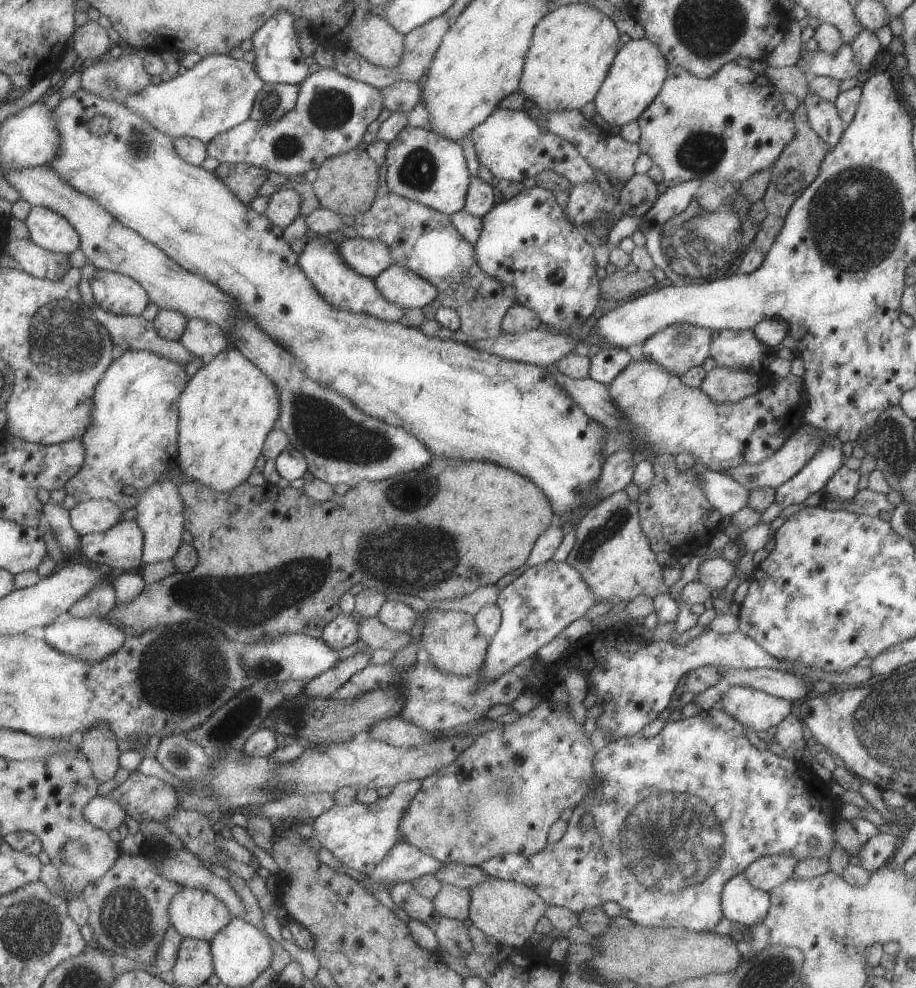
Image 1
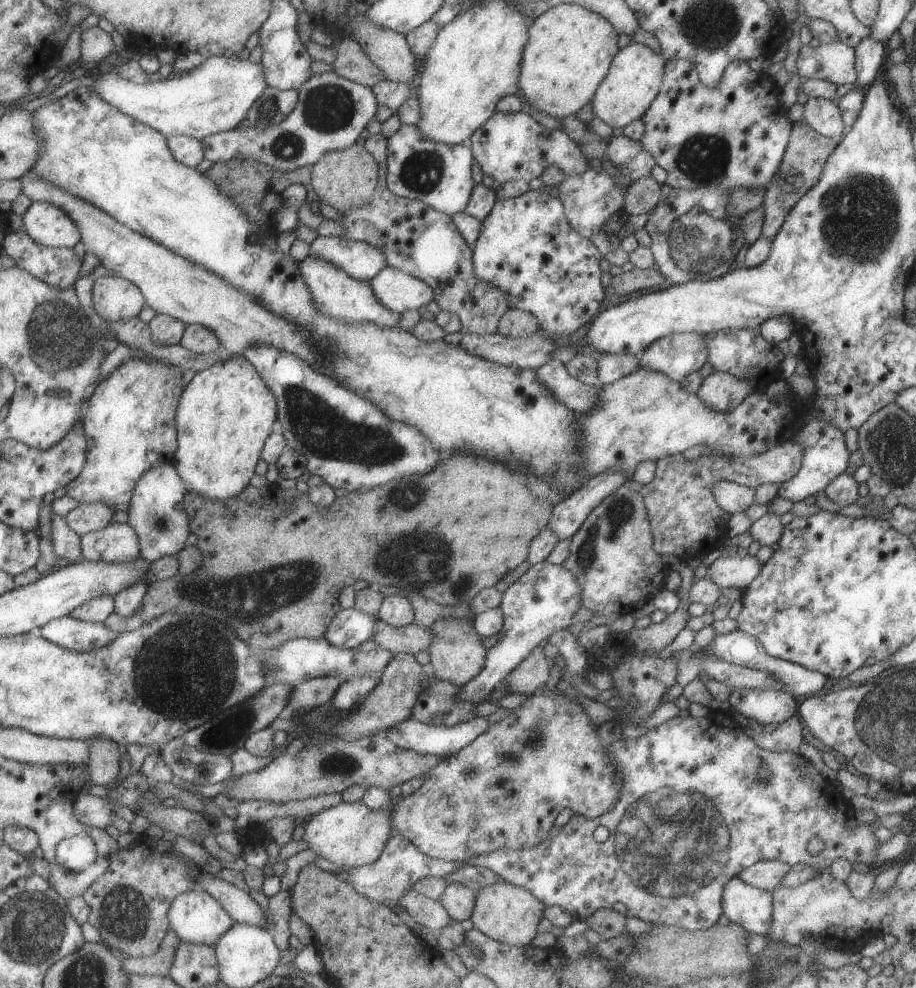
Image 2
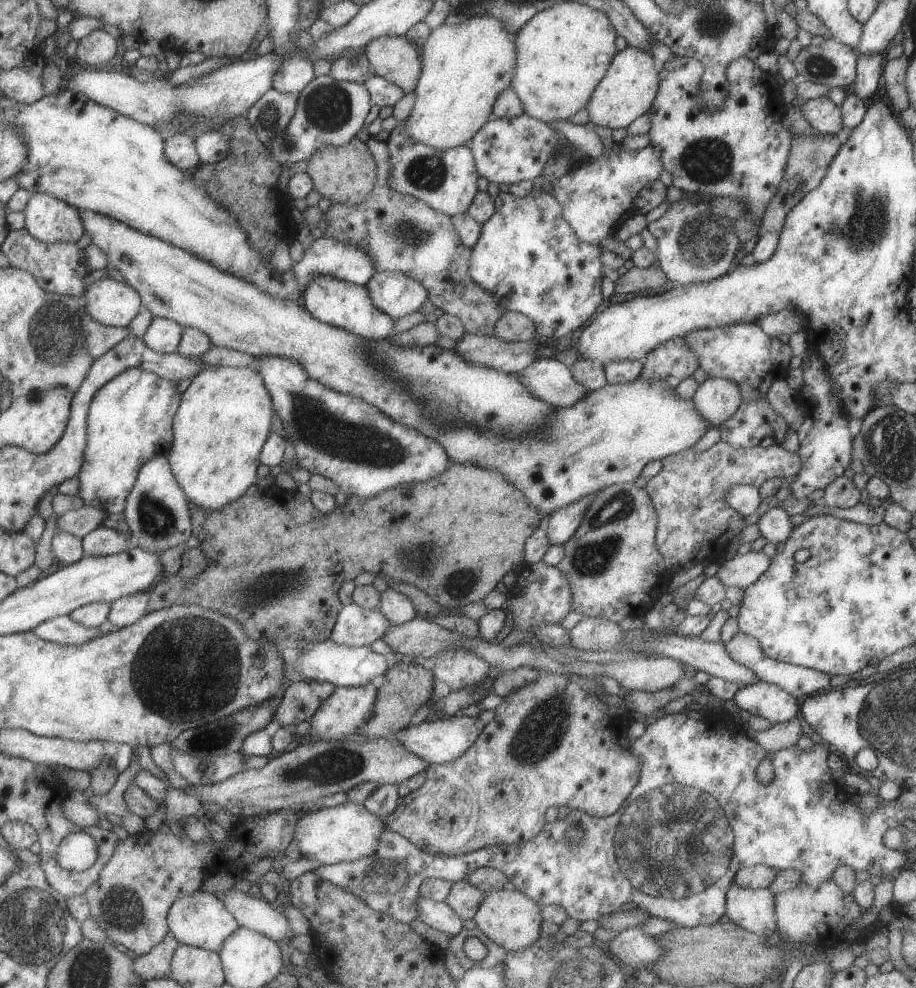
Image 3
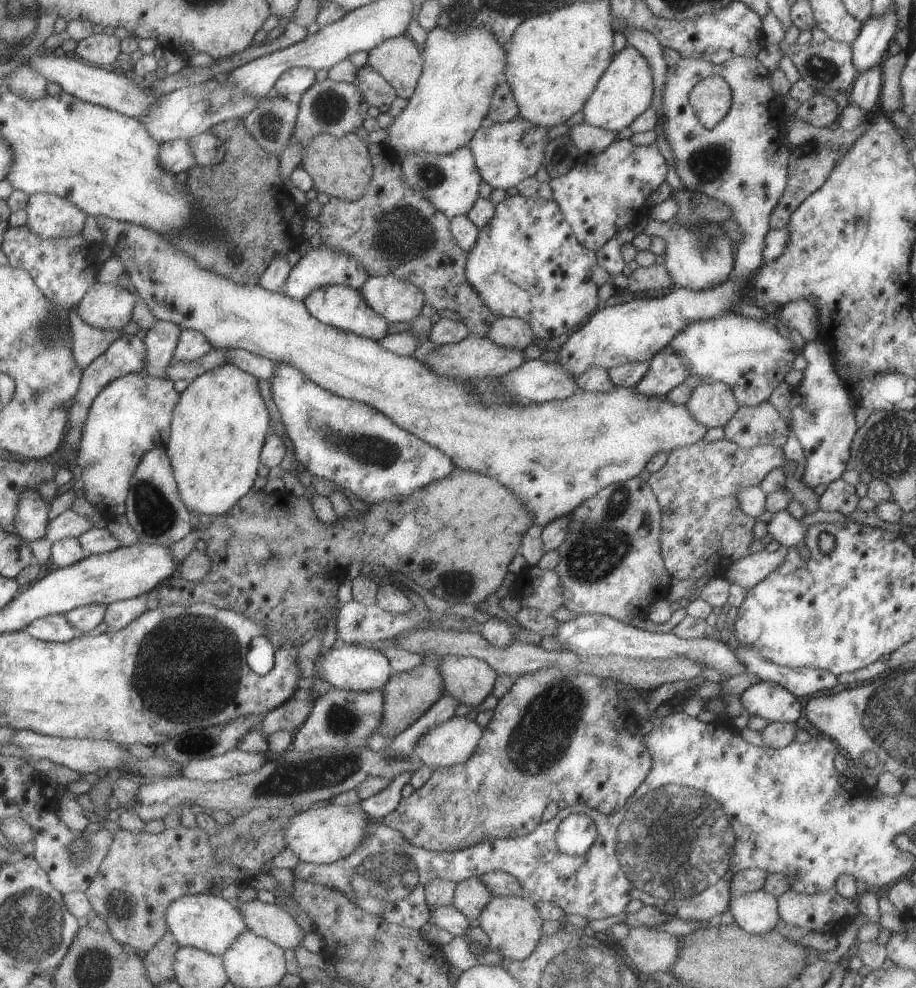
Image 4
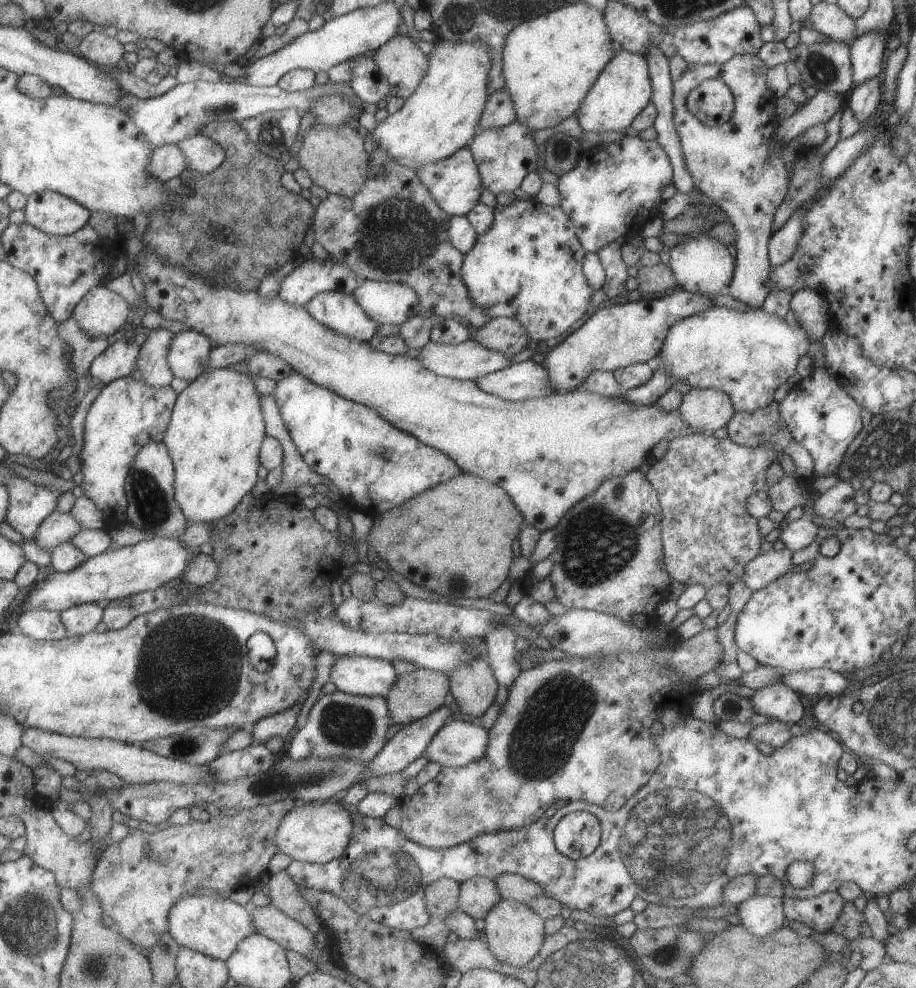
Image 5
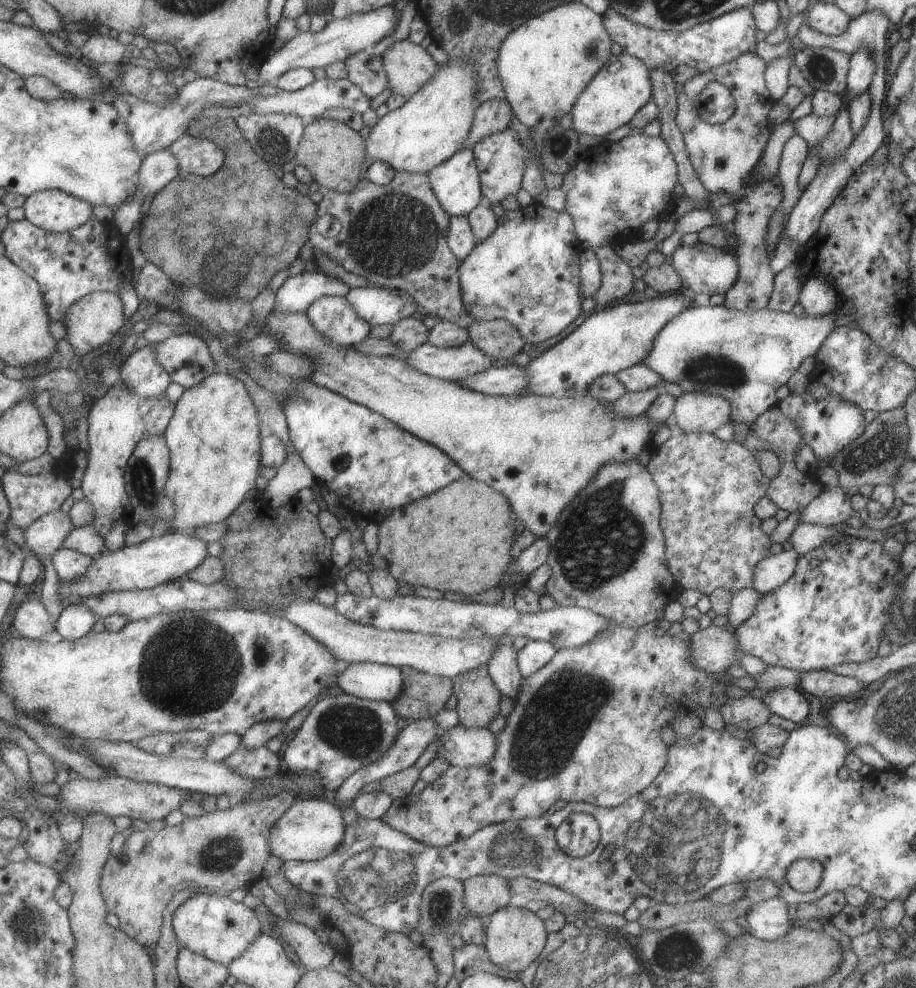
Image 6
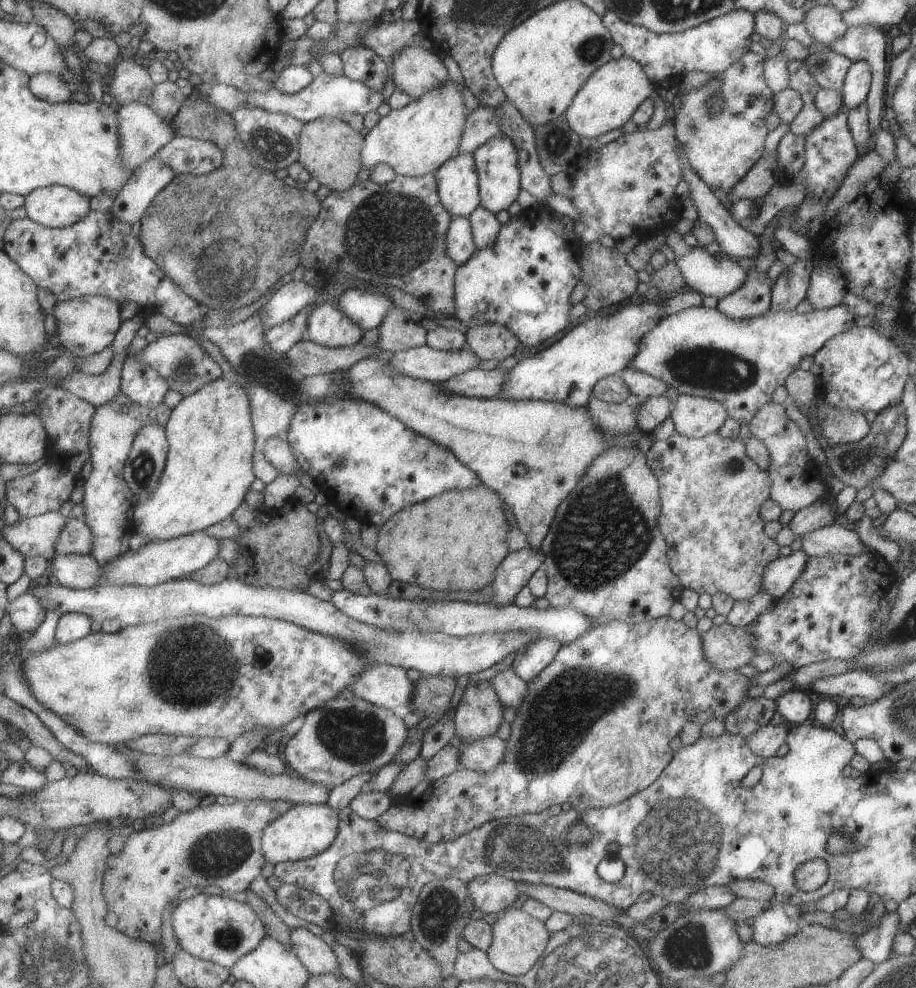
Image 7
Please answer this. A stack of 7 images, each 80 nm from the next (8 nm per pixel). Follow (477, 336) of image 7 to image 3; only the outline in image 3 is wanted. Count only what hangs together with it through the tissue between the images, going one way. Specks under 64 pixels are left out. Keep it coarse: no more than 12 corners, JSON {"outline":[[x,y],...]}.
{"outline":[[505,311],[493,335],[504,341],[531,340],[534,322],[524,314]]}

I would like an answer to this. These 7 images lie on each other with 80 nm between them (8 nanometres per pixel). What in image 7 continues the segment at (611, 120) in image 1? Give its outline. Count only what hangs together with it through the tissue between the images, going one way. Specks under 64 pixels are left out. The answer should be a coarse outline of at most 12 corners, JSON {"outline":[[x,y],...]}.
{"outline":[[611,58],[563,118],[595,138],[623,128],[655,92],[638,62]]}

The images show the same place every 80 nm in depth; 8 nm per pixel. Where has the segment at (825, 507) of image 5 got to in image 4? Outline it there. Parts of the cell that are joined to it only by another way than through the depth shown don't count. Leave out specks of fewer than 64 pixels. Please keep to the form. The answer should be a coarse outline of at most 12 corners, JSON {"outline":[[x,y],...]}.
{"outline":[[841,478],[831,481],[818,499],[819,509],[843,516],[859,498]]}

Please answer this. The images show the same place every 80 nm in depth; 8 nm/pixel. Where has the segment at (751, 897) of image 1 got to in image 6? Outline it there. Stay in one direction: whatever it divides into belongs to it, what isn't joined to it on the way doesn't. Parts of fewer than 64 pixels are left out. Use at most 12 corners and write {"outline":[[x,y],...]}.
{"outline":[[778,896],[752,903],[744,916],[759,940],[781,938],[793,925]]}

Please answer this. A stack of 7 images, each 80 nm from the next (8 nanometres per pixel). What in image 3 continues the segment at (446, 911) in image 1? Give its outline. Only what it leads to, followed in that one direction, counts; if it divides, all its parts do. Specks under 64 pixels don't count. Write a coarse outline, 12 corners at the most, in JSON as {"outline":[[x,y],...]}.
{"outline":[[461,880],[443,901],[461,920],[474,917],[483,895]]}

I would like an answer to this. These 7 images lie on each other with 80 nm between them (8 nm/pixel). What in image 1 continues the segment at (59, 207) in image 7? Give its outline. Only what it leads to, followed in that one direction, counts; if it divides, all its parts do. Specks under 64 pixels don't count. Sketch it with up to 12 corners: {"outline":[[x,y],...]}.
{"outline":[[32,207],[29,238],[47,250],[73,254],[79,231],[47,207]]}

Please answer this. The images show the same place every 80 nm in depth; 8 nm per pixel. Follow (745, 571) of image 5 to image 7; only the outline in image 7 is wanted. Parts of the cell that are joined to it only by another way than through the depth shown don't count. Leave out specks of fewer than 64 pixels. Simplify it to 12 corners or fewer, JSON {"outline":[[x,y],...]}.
{"outline":[[792,550],[763,568],[761,589],[774,599],[803,570],[806,554]]}

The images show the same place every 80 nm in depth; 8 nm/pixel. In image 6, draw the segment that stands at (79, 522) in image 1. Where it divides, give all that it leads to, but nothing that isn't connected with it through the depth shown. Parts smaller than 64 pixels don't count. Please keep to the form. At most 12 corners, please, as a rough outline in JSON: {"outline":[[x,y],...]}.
{"outline":[[59,509],[23,535],[33,554],[53,558],[75,527]]}

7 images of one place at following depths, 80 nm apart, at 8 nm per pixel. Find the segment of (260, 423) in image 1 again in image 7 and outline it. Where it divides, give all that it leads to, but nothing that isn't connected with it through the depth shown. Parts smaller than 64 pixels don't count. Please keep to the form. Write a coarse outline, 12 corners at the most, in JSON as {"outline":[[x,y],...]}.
{"outline":[[221,377],[172,410],[134,514],[157,539],[223,522],[258,478],[250,396]]}

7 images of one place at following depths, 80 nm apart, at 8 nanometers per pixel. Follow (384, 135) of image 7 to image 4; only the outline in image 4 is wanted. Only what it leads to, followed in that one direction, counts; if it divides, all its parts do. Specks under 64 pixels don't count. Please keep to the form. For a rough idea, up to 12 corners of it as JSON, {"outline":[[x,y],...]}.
{"outline":[[439,25],[385,129],[400,155],[449,154],[488,116],[506,50]]}

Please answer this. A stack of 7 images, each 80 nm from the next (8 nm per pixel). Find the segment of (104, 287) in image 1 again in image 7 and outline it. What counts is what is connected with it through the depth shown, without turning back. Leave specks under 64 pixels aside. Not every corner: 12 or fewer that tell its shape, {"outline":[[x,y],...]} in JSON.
{"outline":[[103,295],[57,303],[58,336],[76,357],[113,344],[121,303]]}

